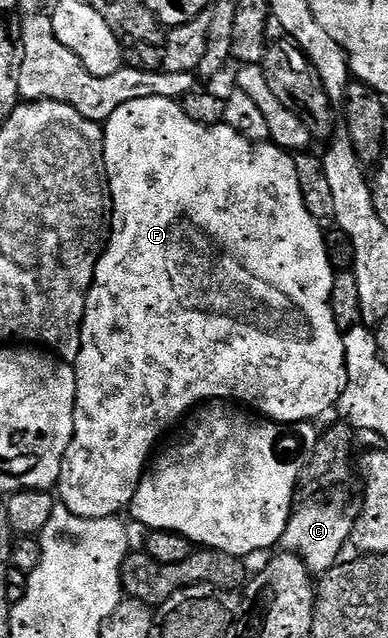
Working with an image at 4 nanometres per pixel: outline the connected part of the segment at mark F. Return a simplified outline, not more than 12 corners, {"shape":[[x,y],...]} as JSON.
{"shape":[[102,125],[57,496],[118,517],[194,404],[347,381],[295,156]]}

